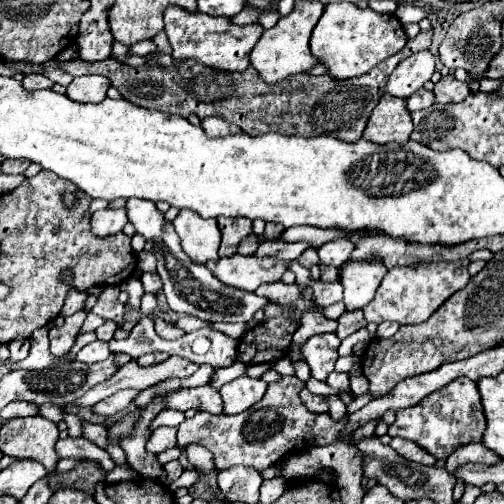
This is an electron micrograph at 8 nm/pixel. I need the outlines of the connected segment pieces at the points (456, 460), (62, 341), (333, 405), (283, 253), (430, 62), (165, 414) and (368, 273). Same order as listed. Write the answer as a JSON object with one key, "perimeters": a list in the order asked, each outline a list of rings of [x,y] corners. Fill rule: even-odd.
{"perimeters":[[[[476,442],[476,444],[466,444],[466,446],[456,448],[456,452],[452,452],[452,456],[448,456],[448,460],[446,460],[446,470],[454,472],[454,468],[458,468],[466,462],[496,464],[496,462],[502,462],[502,460],[496,454],[492,454],[484,444]]],[[[80,310],[72,316],[66,316],[64,326],[50,330],[50,352],[54,358],[66,358],[70,354],[70,348],[74,346],[84,320],[86,320],[86,312]]],[[[328,396],[328,404],[330,404],[330,416],[334,420],[342,420],[348,414],[346,404],[340,400],[340,396]]],[[[264,242],[258,248],[256,256],[276,256],[276,258],[280,258],[284,262],[292,262],[292,260],[298,260],[300,254],[304,250],[308,250],[308,248],[312,248],[312,246],[302,244],[302,242],[296,242],[296,244],[288,244],[288,242]]],[[[430,50],[416,52],[402,60],[386,82],[386,94],[396,98],[408,98],[420,90],[434,74],[434,56]]],[[[167,409],[162,411],[150,424],[150,429],[155,430],[160,426],[177,427],[185,420],[183,412]]],[[[380,260],[344,264],[340,282],[344,286],[346,310],[348,312],[362,310],[366,304],[370,304],[384,274],[386,274],[386,268]]]]}

